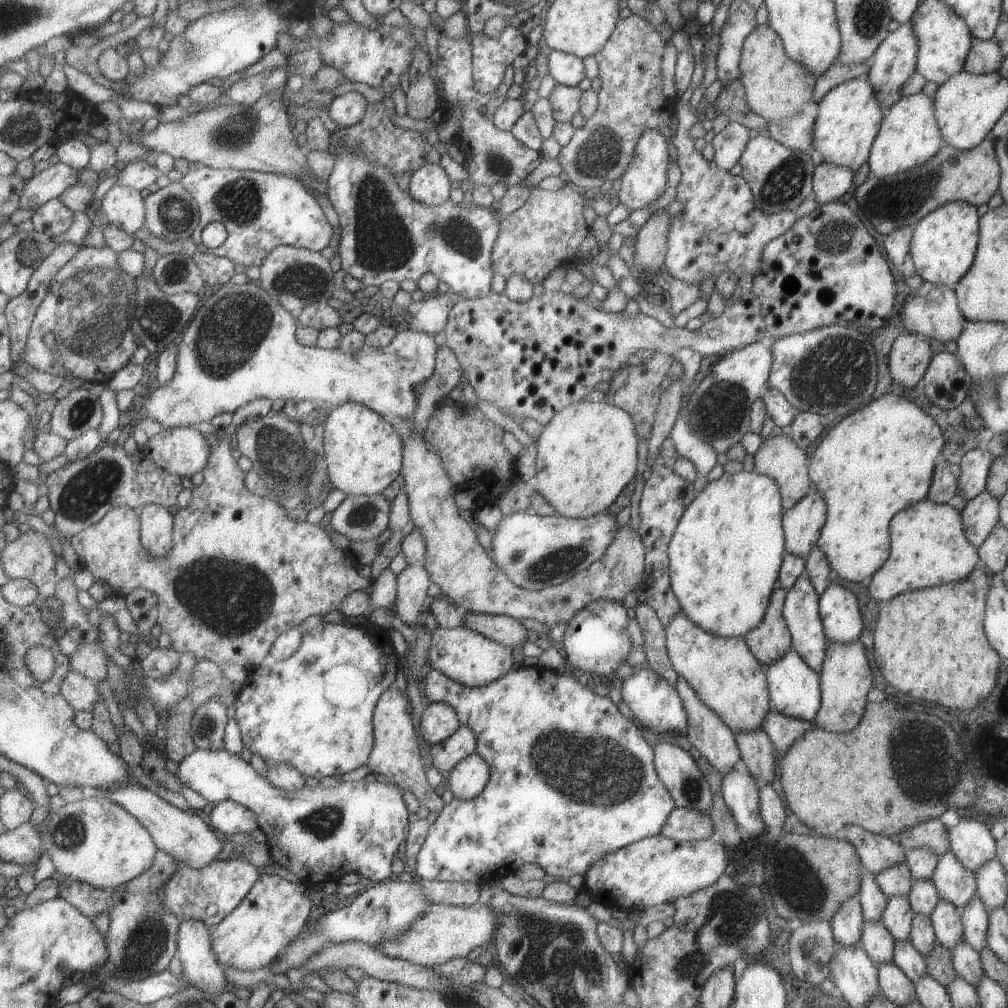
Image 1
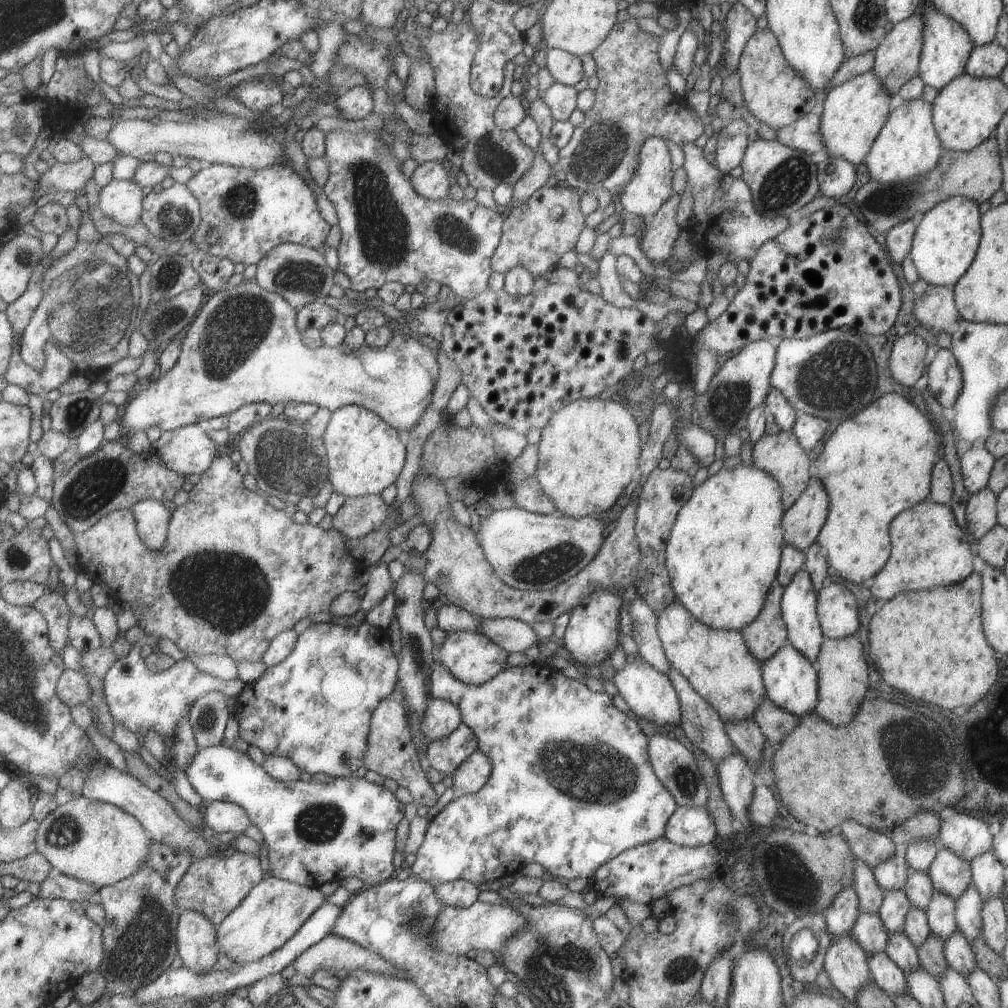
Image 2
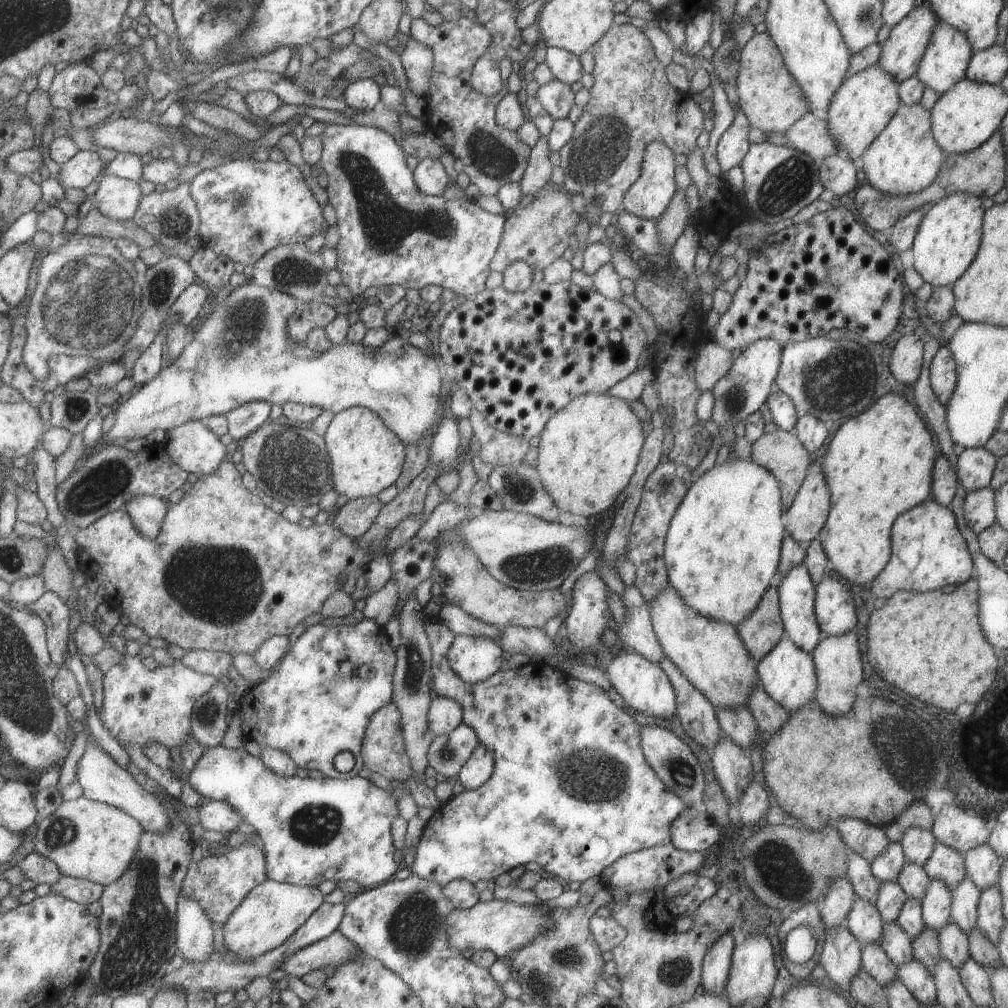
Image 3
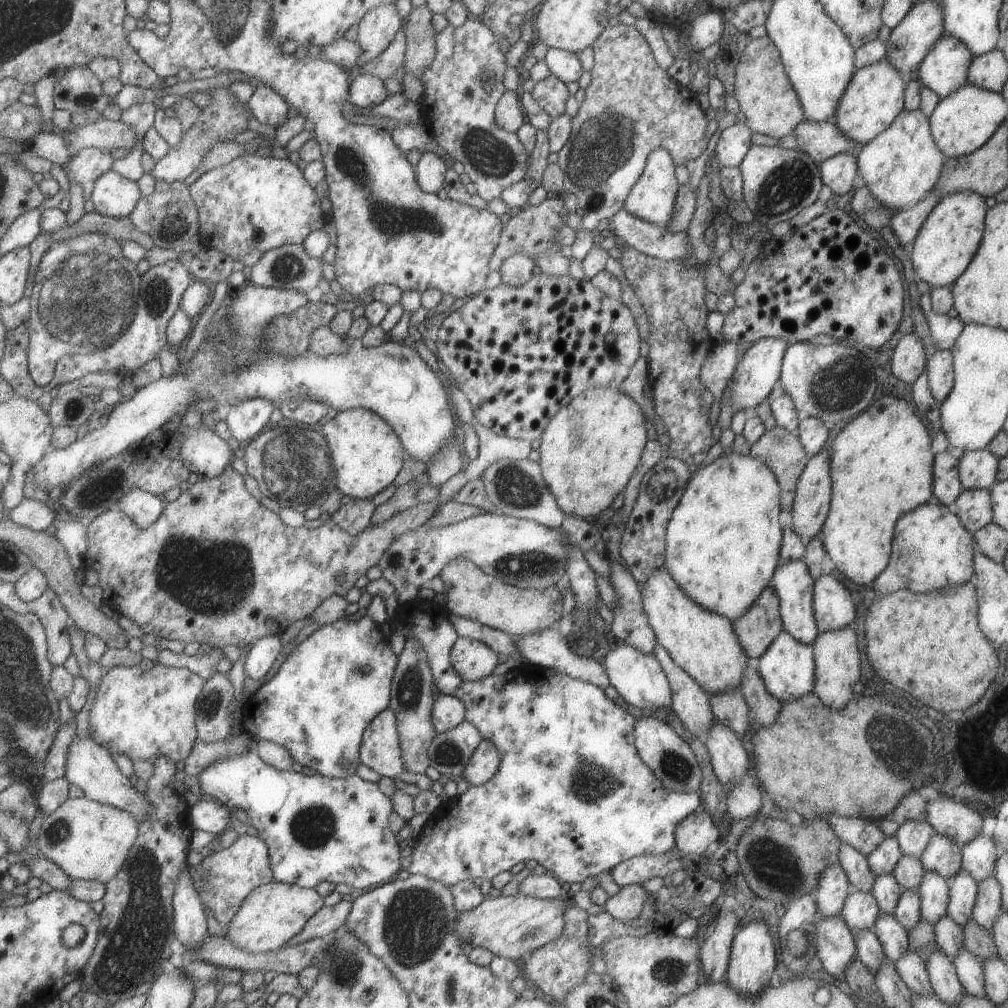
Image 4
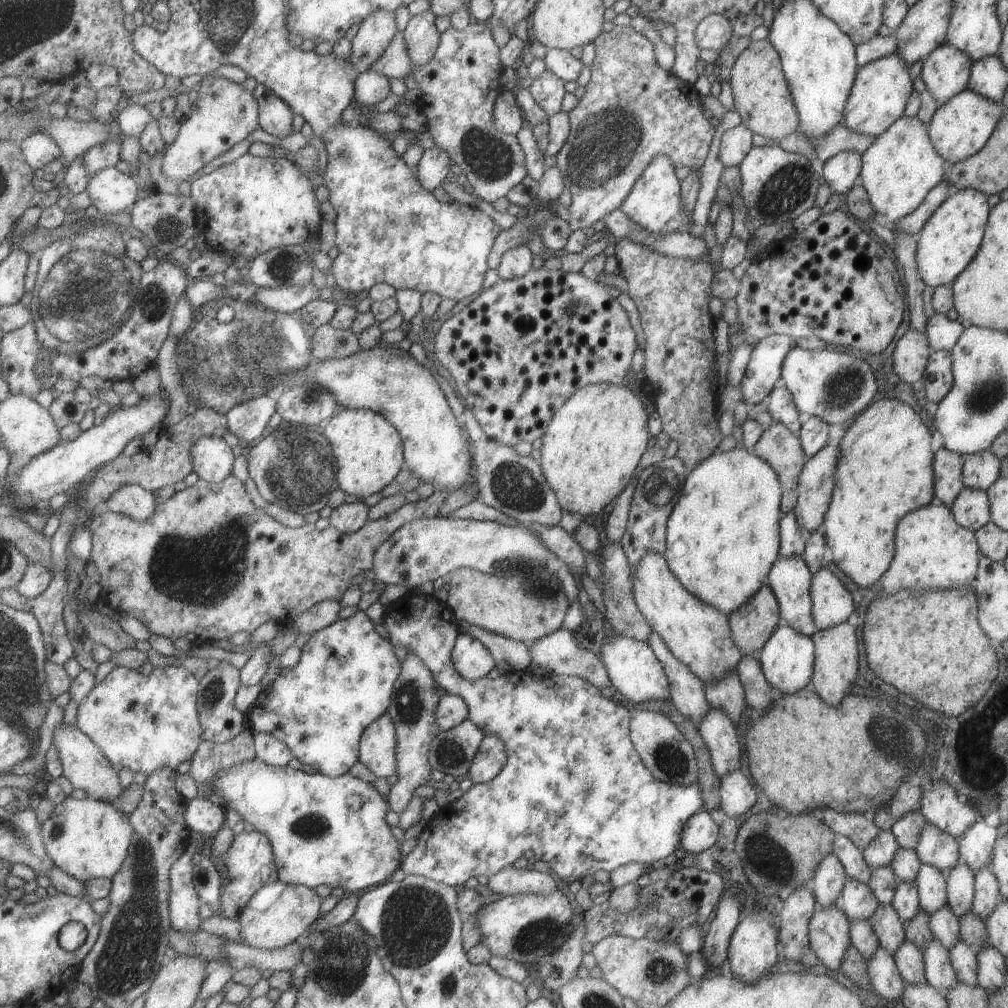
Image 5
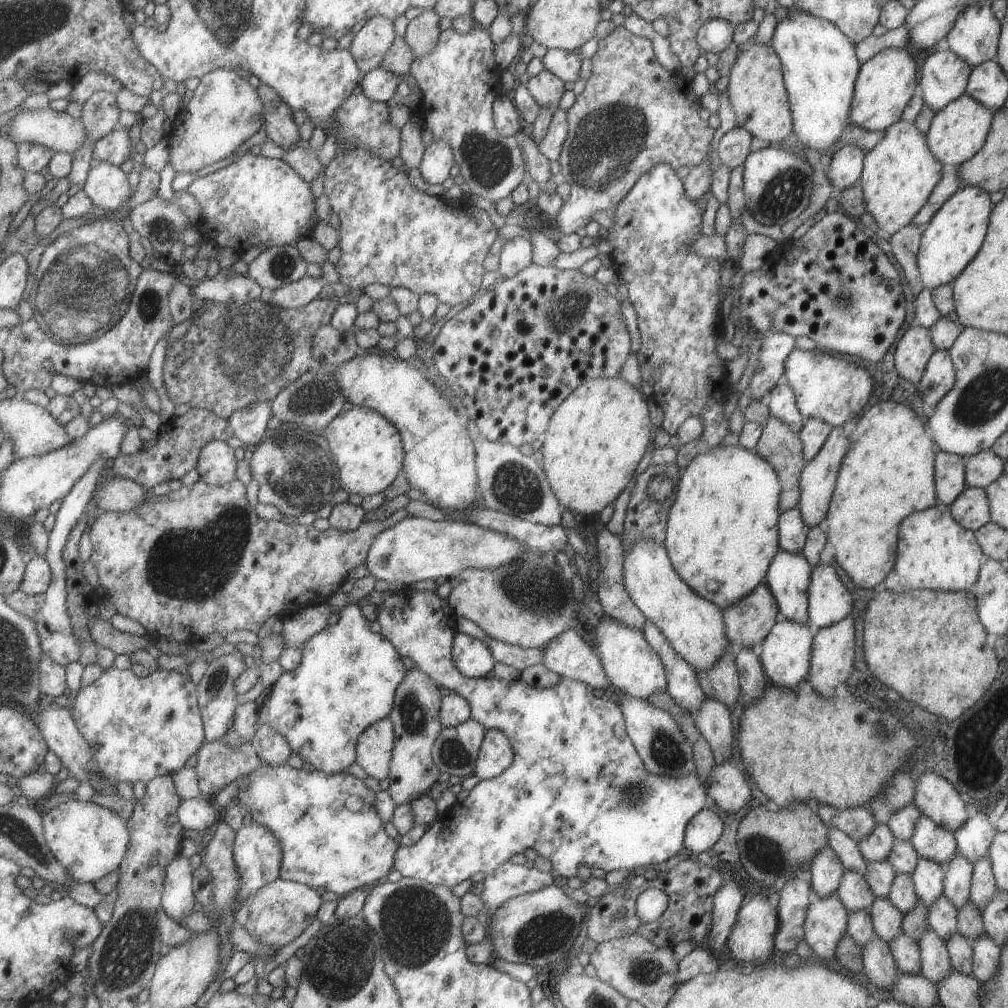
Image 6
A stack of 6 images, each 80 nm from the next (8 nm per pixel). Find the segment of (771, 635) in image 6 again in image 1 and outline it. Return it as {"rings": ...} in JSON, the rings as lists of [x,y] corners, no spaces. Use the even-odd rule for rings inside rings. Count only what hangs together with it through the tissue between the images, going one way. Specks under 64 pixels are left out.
{"rings":[[[793,650],[764,669],[771,708],[786,717],[813,721],[820,705],[819,675]]]}

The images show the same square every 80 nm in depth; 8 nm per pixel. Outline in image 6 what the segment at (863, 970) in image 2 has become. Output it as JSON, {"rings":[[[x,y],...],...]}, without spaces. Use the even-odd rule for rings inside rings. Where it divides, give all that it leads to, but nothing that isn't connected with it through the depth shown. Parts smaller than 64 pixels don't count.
{"rings":[[[836,893],[823,899],[813,897],[803,923],[804,940],[823,960],[834,958],[838,940],[846,934],[848,912]]]}

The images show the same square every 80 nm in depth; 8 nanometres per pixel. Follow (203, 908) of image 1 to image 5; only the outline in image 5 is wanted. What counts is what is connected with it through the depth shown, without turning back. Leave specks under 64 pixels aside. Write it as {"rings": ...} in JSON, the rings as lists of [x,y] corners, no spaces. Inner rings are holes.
{"rings":[[[253,829],[236,833],[234,844],[220,866],[228,871],[229,880],[222,883],[222,914],[229,919],[237,919],[246,908],[251,897],[262,888],[278,880],[277,868],[274,865],[274,853],[270,840],[259,831]]]}

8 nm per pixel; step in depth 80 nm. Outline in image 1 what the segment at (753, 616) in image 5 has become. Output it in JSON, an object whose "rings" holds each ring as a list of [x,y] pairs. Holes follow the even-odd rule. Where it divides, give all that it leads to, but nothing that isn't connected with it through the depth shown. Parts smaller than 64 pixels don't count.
{"rings":[[[774,582],[761,622],[743,636],[753,656],[766,668],[791,650],[790,632],[782,615],[786,590]]]}

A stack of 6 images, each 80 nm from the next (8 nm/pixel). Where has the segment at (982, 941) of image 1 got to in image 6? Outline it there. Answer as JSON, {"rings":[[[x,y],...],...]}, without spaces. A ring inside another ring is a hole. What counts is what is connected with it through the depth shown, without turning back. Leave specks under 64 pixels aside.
{"rings":[[[955,855],[943,866],[943,895],[958,910],[970,898],[972,862]]]}

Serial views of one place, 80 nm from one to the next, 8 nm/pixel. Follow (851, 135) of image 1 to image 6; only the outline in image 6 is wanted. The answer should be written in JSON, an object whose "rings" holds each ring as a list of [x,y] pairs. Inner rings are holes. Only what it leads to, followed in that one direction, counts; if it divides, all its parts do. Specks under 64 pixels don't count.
{"rings":[[[905,48],[883,49],[879,54],[861,63],[850,102],[848,119],[851,125],[866,131],[884,131],[901,118],[904,106],[917,94],[915,58]]]}

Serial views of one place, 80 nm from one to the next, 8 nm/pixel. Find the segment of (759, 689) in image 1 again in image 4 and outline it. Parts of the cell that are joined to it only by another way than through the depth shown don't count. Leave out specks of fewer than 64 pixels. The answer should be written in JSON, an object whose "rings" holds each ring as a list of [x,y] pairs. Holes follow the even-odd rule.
{"rings":[[[665,568],[651,573],[640,590],[642,609],[656,642],[689,678],[709,695],[739,688],[749,658],[741,648],[728,618],[705,610],[689,600]]]}

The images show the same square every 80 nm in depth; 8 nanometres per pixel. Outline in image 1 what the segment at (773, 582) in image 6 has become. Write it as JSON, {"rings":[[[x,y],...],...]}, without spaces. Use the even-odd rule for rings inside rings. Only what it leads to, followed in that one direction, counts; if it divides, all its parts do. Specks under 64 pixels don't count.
{"rings":[[[803,574],[789,590],[786,590],[782,615],[790,632],[791,650],[795,651],[815,674],[822,669],[825,649],[828,640],[825,638],[821,617],[818,609],[818,594],[815,592],[810,580]]]}

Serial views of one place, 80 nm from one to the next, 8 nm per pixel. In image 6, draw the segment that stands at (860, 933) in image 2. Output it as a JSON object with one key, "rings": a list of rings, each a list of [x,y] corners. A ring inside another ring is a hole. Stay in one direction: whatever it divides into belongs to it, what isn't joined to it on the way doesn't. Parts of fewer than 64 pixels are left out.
{"rings":[[[845,870],[839,879],[839,886],[835,893],[847,912],[867,911],[876,897],[862,876]]]}

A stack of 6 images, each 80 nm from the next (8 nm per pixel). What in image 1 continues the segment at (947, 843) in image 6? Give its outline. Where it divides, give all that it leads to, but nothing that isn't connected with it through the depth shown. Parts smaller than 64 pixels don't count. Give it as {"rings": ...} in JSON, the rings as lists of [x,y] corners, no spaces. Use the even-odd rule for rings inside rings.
{"rings":[[[949,850],[940,855],[931,881],[938,897],[957,909],[976,895],[974,872],[967,870]]]}

